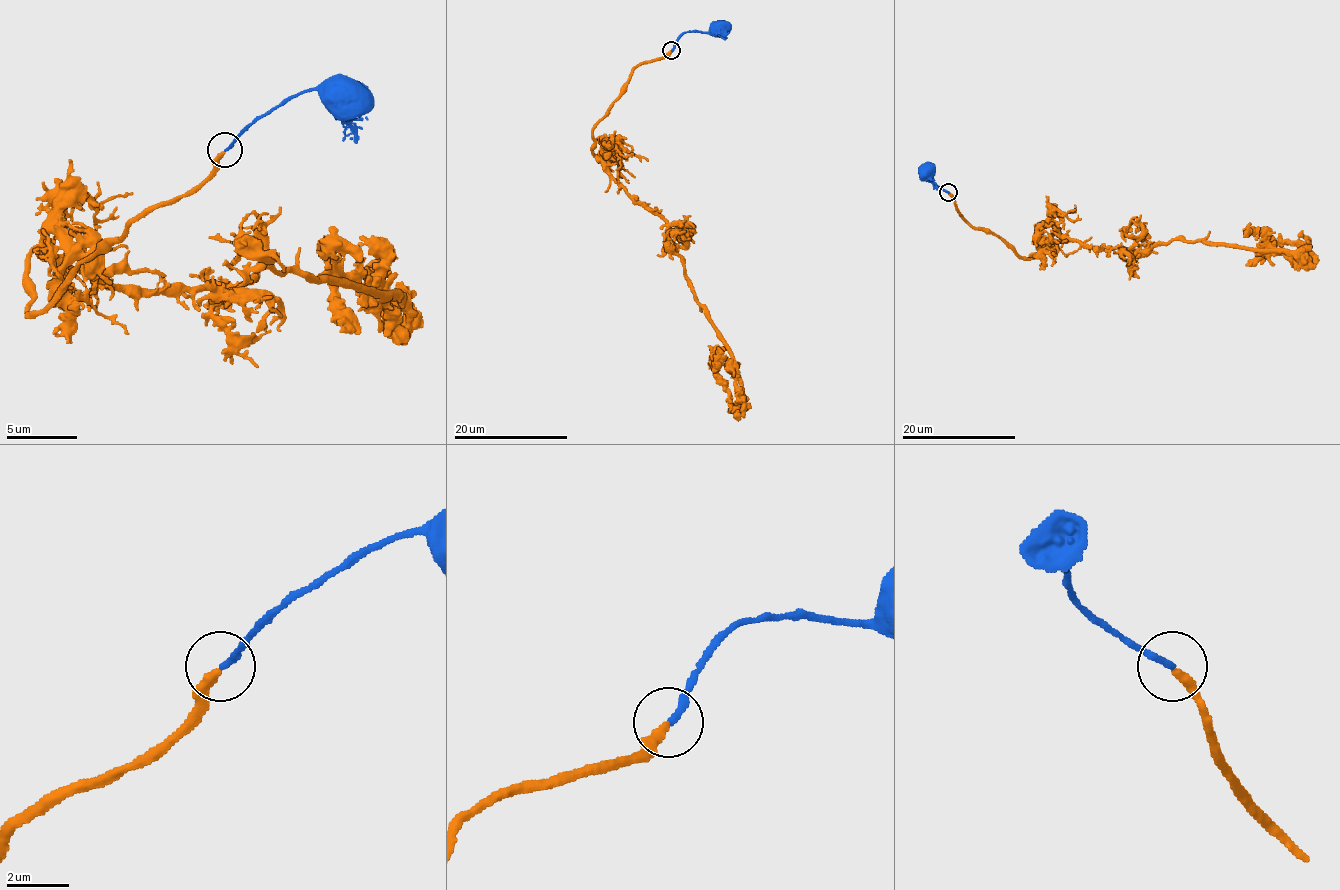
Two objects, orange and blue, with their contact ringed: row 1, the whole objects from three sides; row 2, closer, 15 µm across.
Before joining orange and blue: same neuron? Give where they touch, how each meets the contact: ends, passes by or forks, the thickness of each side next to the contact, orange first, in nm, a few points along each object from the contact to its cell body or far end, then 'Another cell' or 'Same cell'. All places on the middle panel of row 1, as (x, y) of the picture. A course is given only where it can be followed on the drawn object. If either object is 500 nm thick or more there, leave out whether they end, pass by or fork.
Place: (671, 50). At the ring orange ends. At the ring blue ends. Thickness 320 nm (orange) against 220 nm. Course of orange: (671, 51), (633, 70), (593, 154), (667, 223), (733, 361), (735, 407), (713, 364), (726, 345). Course of blue: (671, 51), (685, 32), (719, 29). Another cell

